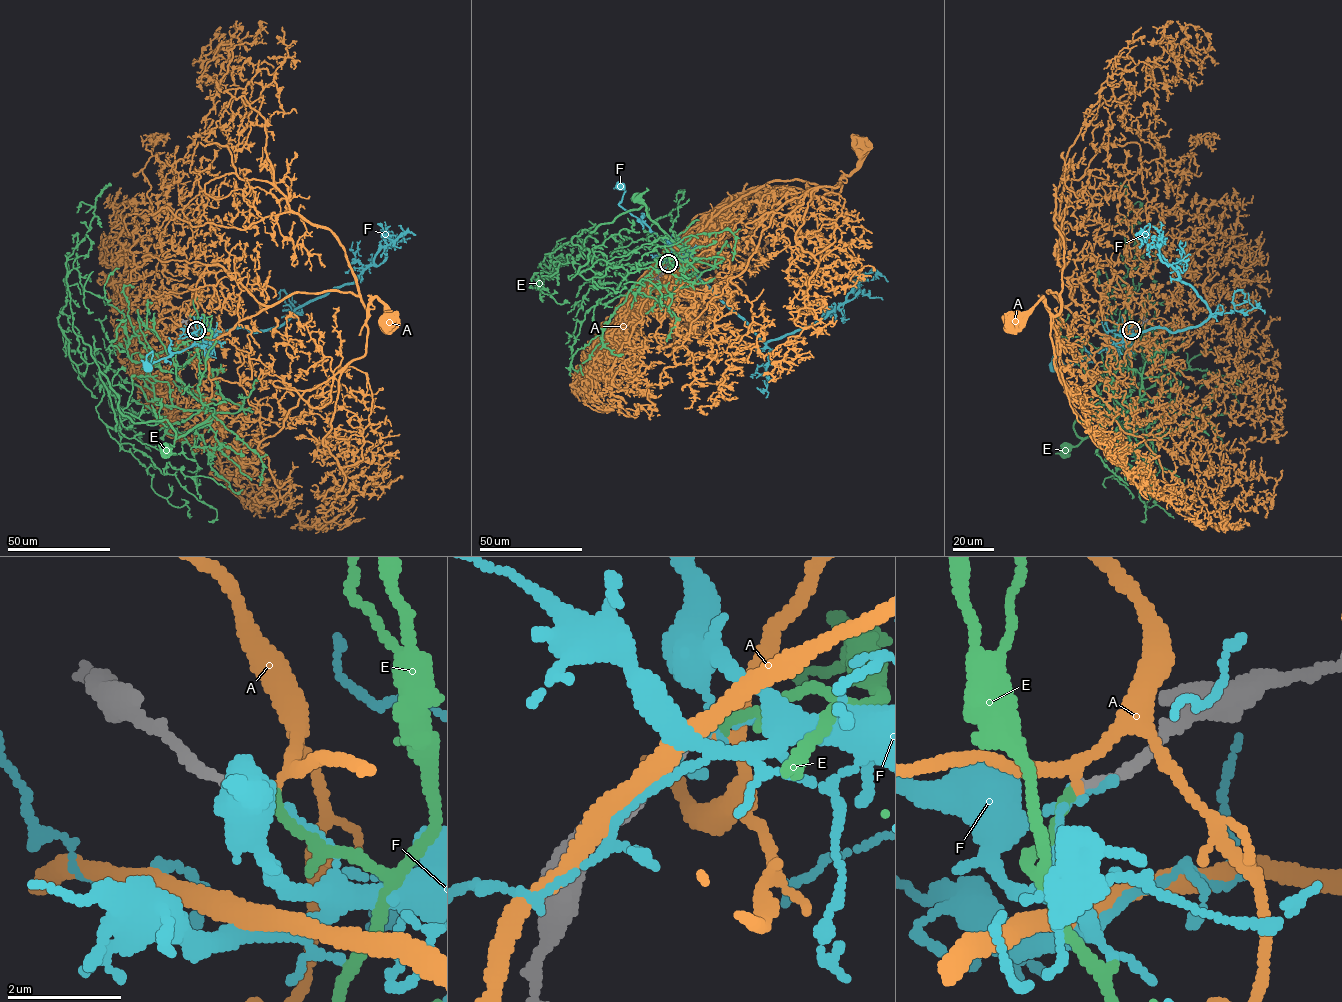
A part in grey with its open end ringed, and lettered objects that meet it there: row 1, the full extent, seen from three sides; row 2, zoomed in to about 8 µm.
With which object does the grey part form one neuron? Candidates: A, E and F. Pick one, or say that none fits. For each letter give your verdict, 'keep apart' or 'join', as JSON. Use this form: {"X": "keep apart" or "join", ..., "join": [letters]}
{"A": "keep apart", "E": "join", "F": "keep apart", "join": ["E"]}

